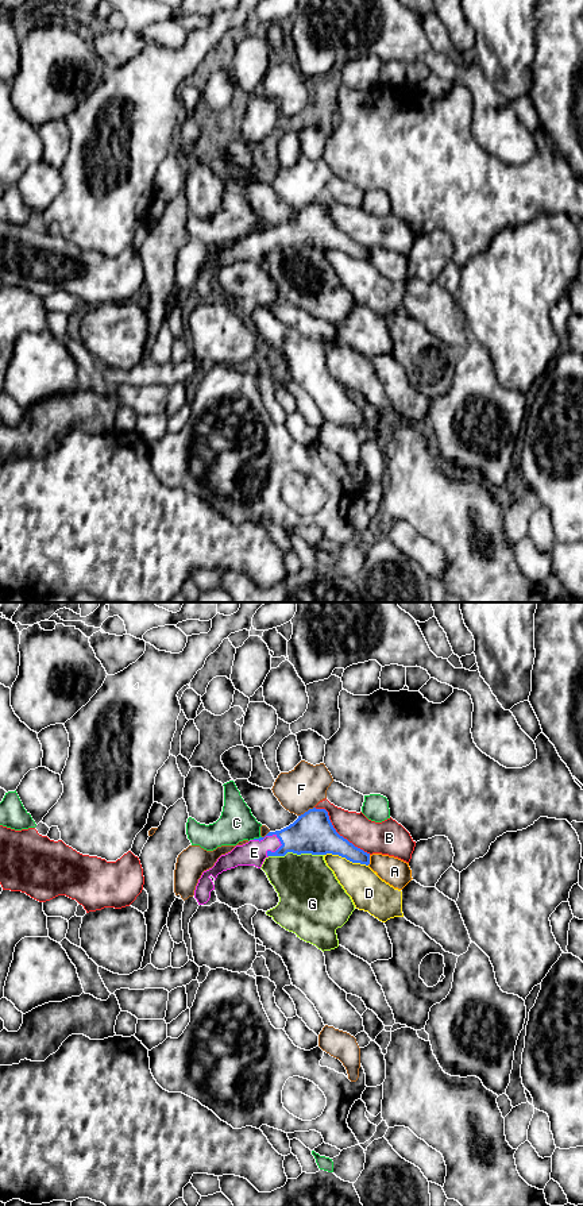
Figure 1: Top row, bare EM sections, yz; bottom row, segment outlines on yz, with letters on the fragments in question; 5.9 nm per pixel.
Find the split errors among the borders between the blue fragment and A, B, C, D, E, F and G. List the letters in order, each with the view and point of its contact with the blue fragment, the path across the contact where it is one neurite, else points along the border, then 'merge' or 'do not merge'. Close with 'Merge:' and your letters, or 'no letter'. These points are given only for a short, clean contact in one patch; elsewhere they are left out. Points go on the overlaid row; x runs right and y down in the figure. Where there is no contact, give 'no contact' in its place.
A: meets blue in yz at (369, 860); do not merge
B: meets blue in yz at (336, 832); do not merge
C: meets blue in yz at (257, 839); do not merge
D: meets blue in yz at (346, 858); do not merge
E: meets blue in yz at (269, 835); runs through yz (311, 833), (269, 835), (254, 852); merge
F: meets blue in yz at (305, 812); do not merge
G: meets blue in yz at (296, 852); border along yz (323, 854), (286, 852), (269, 856); do not merge
Merge: E

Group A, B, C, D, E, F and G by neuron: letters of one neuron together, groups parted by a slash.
A D G / B / C / E / F

